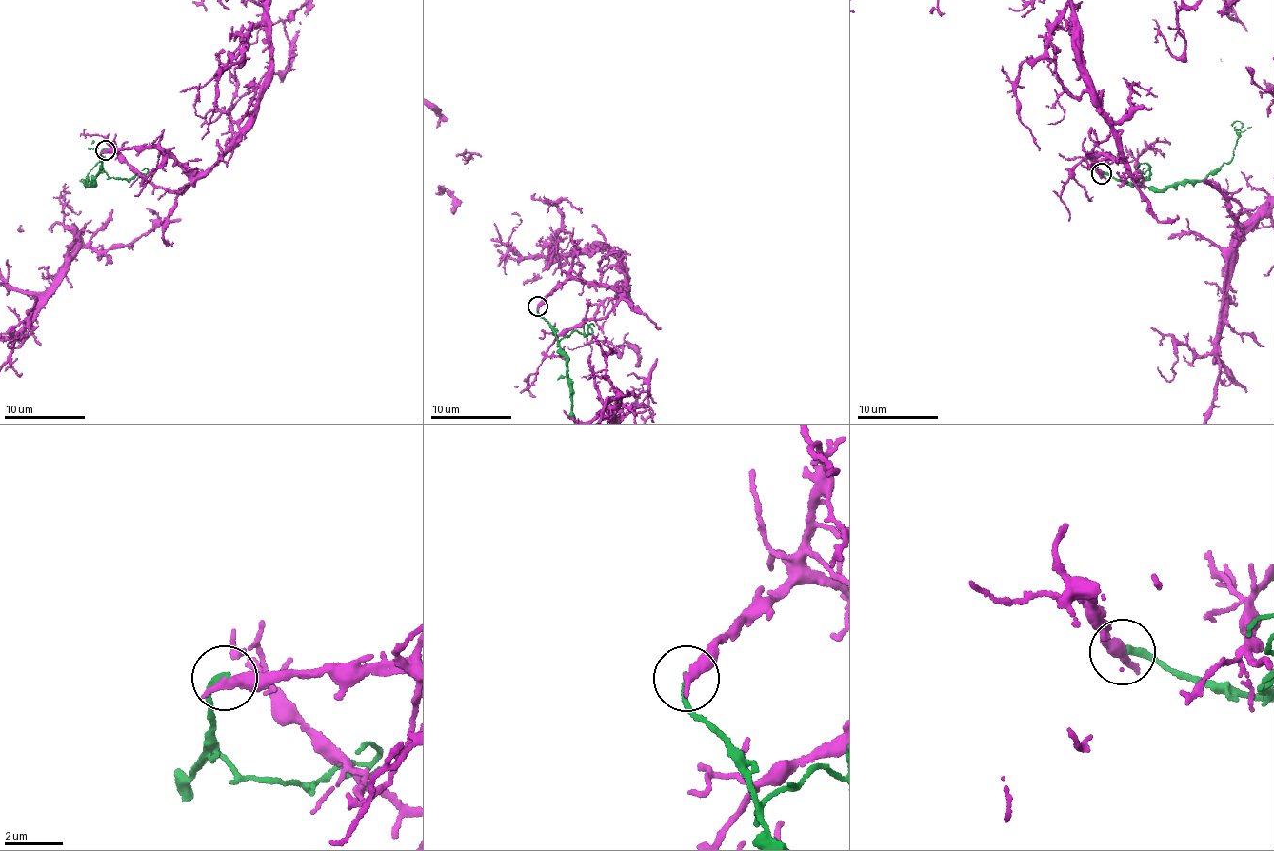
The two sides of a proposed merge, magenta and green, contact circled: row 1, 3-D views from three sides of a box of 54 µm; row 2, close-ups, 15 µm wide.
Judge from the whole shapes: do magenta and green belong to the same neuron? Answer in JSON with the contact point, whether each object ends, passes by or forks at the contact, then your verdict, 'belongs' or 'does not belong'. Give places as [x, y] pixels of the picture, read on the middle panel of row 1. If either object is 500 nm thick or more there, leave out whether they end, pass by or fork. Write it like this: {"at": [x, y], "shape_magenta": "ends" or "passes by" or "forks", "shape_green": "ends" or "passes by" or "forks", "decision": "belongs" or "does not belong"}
{"at": [538, 306], "shape_magenta": "ends", "shape_green": "ends", "decision": "does not belong"}

